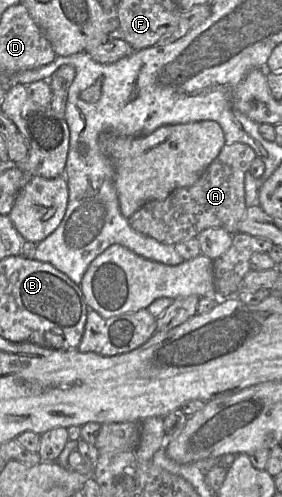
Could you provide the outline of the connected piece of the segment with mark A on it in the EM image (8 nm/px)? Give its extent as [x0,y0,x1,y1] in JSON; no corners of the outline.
[128,144,256,245]

